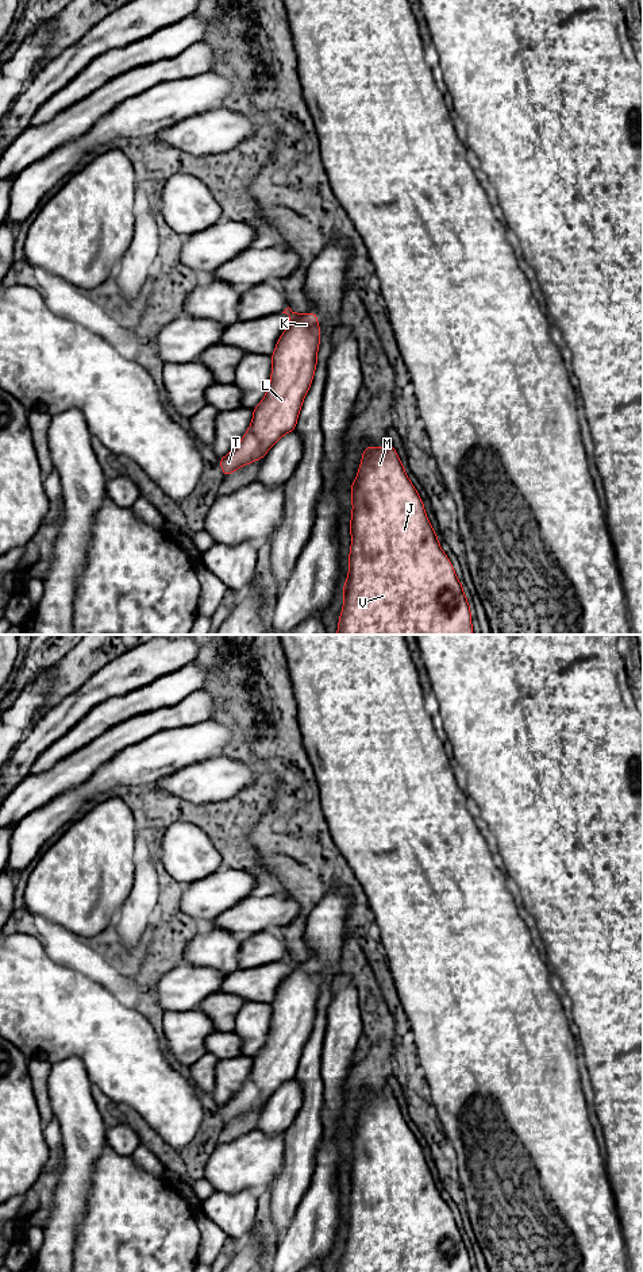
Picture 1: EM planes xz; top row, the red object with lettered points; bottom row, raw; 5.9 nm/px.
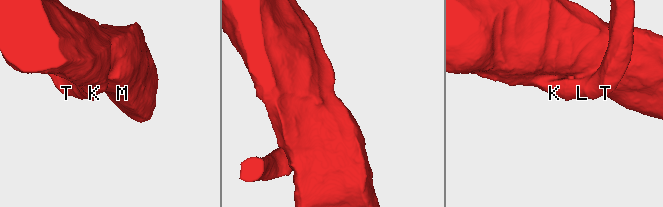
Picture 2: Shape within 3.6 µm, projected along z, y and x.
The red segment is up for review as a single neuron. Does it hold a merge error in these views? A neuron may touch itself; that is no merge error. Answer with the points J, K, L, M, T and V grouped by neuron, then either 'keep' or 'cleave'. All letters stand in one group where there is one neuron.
J K L M T V; keep

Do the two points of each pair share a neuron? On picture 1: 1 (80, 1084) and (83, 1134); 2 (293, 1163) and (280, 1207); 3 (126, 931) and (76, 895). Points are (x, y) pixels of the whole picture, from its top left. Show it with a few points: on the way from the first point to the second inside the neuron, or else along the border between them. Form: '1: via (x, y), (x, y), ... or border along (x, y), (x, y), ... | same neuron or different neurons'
1: via (80, 1097), (80, 1122) | same neuron
2: via (293, 1174), (293, 1180), (285, 1197) | same neuron
3: border along (129, 894), (114, 922) | different neurons

